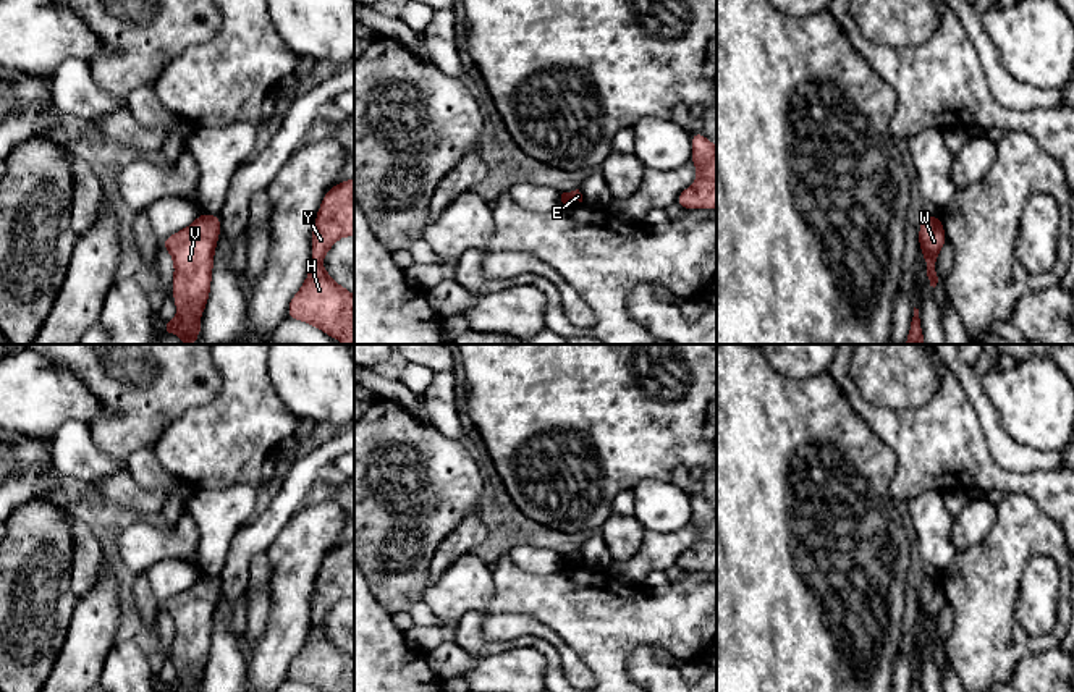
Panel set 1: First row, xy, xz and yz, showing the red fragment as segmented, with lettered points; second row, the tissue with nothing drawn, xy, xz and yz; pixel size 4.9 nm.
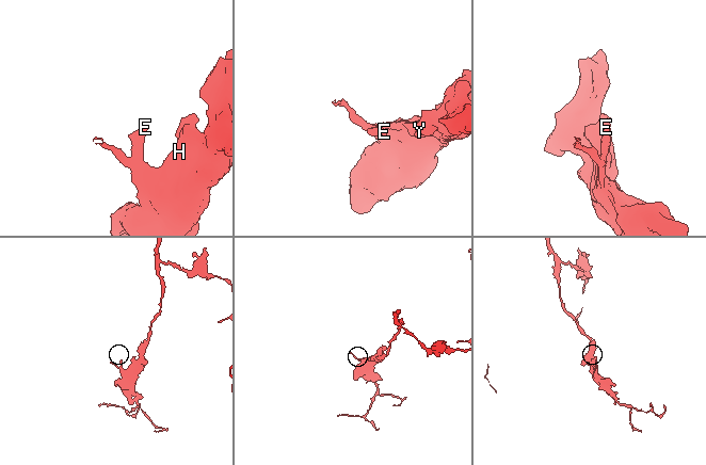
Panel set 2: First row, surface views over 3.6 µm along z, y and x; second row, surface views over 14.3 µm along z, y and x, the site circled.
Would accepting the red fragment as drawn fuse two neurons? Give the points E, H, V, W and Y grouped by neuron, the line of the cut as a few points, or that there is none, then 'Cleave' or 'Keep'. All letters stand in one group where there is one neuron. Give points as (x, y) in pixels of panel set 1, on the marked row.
Groups: E H V W Y. No split. Keep

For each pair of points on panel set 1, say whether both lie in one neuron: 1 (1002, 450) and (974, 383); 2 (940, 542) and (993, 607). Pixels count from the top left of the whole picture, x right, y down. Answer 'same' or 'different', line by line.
1: same
2: different

